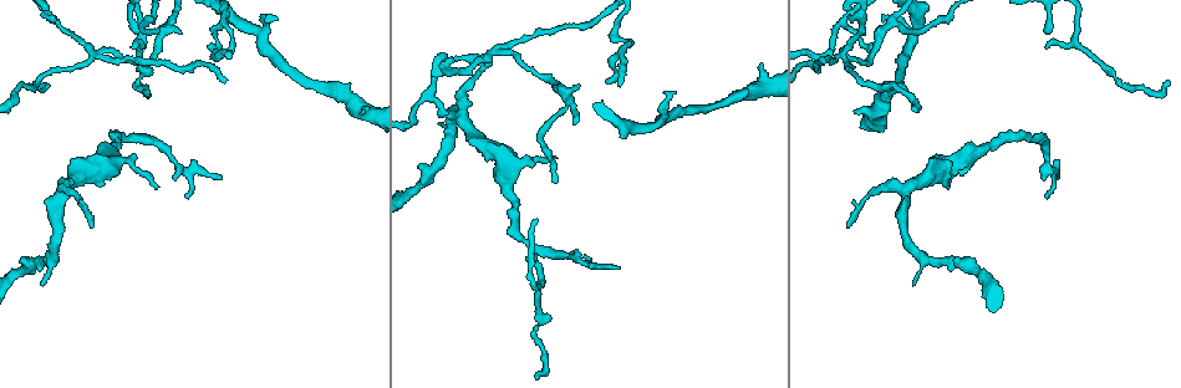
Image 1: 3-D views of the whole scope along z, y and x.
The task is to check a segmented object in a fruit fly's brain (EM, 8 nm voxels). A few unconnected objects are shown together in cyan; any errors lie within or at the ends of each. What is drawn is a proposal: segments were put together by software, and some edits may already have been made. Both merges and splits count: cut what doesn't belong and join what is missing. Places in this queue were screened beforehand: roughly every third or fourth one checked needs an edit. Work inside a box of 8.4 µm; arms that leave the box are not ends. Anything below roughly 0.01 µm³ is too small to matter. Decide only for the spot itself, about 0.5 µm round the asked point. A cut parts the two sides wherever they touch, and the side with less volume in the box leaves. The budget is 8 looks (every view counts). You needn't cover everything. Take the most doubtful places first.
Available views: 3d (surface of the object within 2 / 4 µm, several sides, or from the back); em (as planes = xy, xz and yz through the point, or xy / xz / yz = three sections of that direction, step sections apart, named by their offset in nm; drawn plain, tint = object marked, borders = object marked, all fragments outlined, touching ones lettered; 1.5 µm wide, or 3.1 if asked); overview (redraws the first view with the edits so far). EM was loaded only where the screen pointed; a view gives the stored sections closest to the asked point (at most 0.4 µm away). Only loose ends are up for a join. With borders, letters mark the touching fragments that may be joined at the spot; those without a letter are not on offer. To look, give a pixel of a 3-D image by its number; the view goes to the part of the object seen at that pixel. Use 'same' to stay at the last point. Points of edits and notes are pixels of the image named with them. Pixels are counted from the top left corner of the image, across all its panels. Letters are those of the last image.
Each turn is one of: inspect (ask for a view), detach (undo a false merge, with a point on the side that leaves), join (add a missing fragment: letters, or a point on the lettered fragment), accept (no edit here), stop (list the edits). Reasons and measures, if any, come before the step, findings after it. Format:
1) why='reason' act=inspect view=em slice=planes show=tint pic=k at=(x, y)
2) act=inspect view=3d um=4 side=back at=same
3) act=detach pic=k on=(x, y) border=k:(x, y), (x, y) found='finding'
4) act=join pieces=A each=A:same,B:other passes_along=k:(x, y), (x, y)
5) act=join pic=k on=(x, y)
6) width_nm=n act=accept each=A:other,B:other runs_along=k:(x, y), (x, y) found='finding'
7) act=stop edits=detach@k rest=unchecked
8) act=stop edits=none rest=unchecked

why='an open end' act=inspect view=3d um=2 pic=1 at=(675, 91)

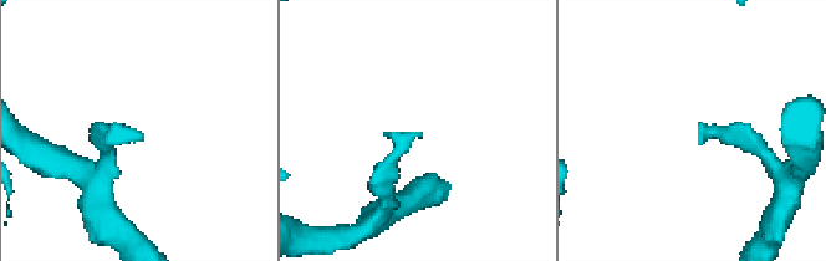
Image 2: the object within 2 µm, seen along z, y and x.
why='shape alone is not enough' act=inspect view=em slice=planes show=tint pic=2 at=(700, 137)

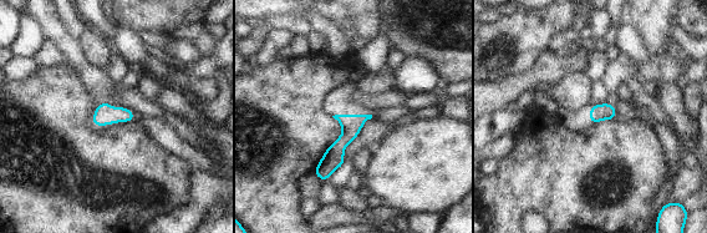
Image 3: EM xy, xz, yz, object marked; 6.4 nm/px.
why='see the neighbours' act=inspect view=em slice=planes show=borders at=same

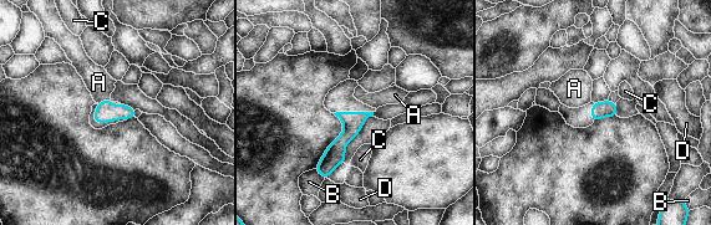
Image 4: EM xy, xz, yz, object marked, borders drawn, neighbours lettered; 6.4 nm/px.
act=accept each=A:other,B:other,C:other,D:other border=4:(110, 100), (102, 100), (97, 103) found='none of them fits'

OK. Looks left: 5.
act=inspect view=em slice=xz step=8 show=tint pic=1 at=(91, 54)

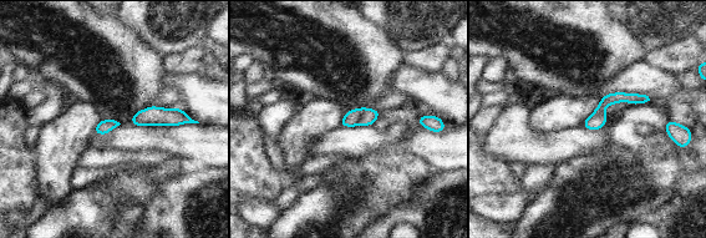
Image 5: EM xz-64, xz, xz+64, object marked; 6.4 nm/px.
act=inspect view=em slice=planes show=tint at=same

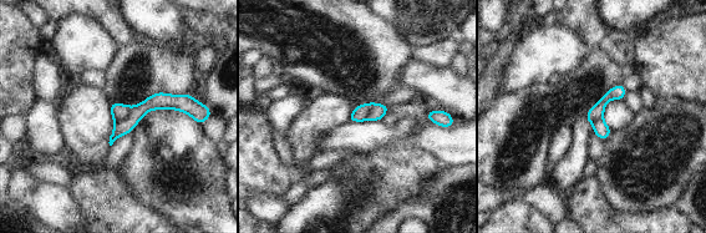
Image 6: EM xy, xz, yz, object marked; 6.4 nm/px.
act=inspect view=em slice=planes show=borders at=same

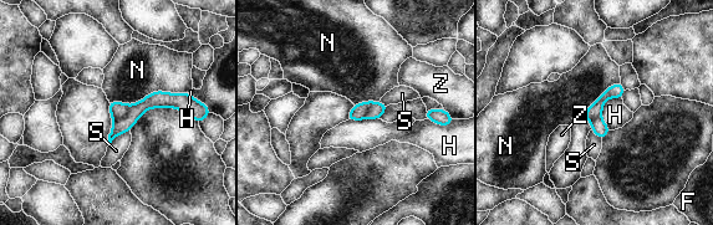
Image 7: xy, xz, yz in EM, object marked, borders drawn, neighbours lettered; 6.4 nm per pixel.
longest_contact=N:500nm act=detach pic=7 on=(117, 110) each=F:other,H:other,N:other,S:other,Z:other part_leaving=7:(619, 86), (587, 114) found='a second cell is stuck on'

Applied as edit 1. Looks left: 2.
why='an open end' act=inspect view=em slice=planes show=borders pic=1 at=(92, 226)

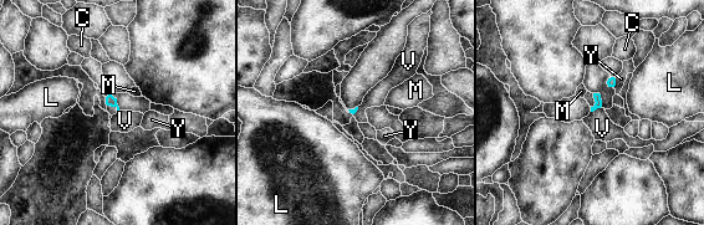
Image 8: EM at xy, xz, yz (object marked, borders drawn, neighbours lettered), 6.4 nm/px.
act=accept each=C:other,L:other,M:other,V:other,Y:other found='no lettered fragment goes on from it'

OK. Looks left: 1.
act=stop edits=detach@7 rest=unchecked

